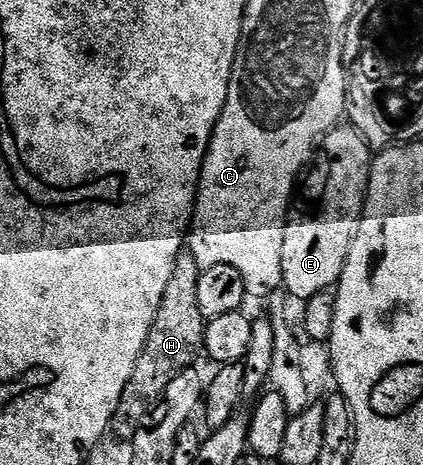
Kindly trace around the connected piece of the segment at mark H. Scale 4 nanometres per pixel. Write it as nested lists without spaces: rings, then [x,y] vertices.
[[[180,255],[173,278],[165,288],[165,298],[157,310],[157,318],[149,330],[147,345],[143,347],[141,358],[133,372],[133,378],[125,386],[125,394],[115,411],[113,432],[120,440],[130,441],[139,428],[144,427],[152,419],[153,413],[159,407],[167,392],[169,382],[181,373],[188,371],[191,364],[204,351],[203,339],[207,329],[207,320],[201,314],[201,306],[197,302],[197,284],[201,266],[194,256]]]

